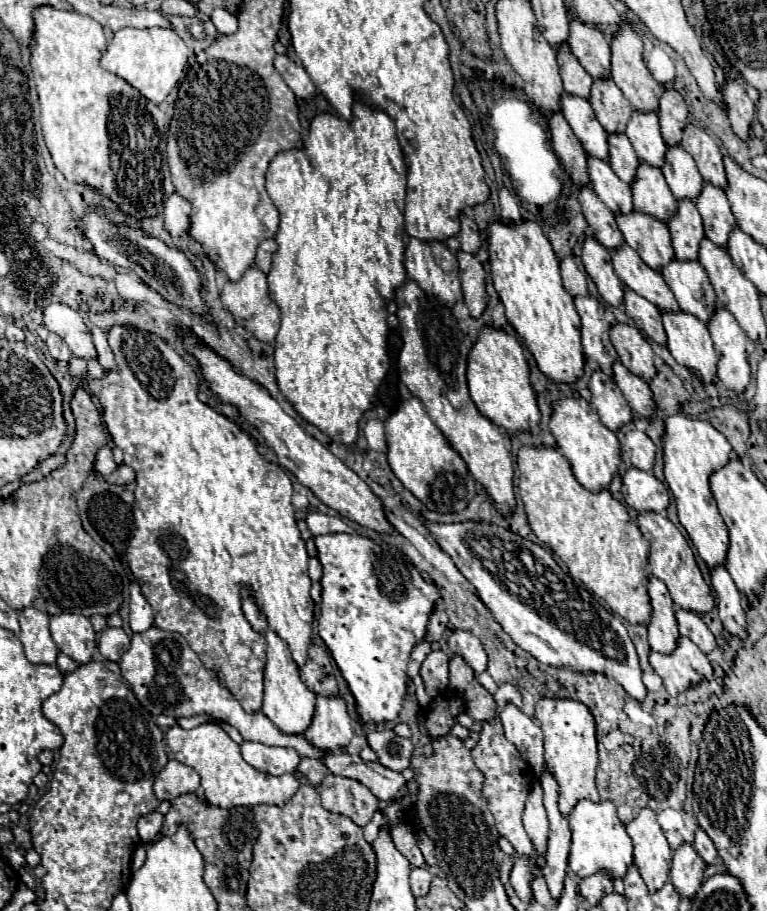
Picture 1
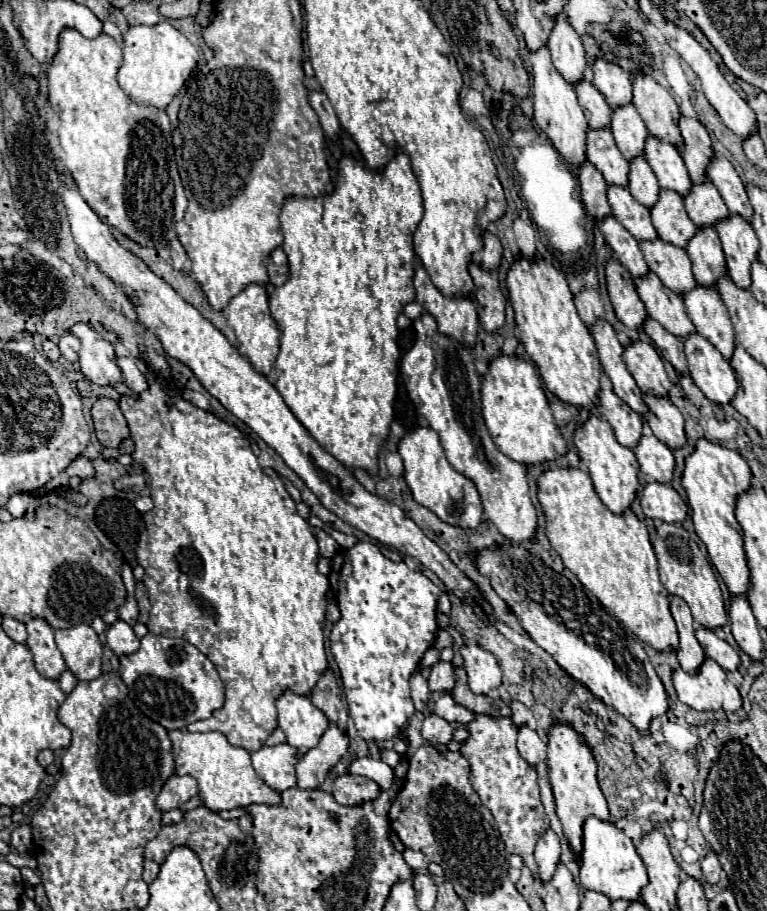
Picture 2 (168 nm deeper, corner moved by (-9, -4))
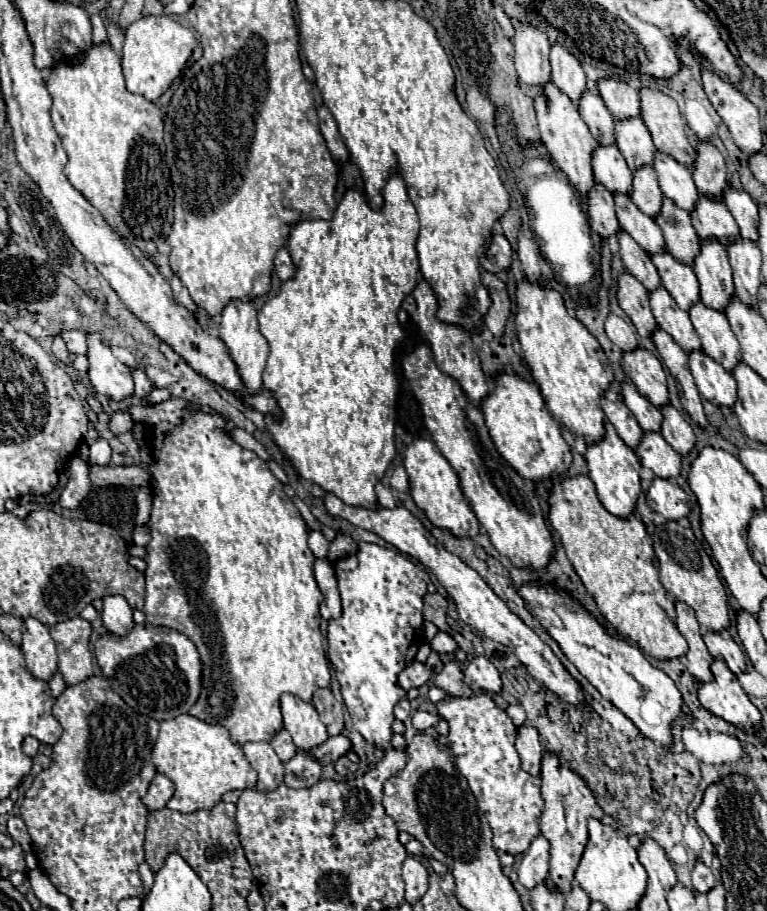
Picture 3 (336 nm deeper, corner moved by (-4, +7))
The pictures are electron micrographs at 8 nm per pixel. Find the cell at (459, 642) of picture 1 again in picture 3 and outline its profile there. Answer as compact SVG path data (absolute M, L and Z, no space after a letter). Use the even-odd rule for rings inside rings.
M473 657L465 669L465 683L475 691L501 693L501 675L487 657Z

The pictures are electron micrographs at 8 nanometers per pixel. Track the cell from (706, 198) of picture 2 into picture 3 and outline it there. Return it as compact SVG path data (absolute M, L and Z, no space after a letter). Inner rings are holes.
M701 195L691 219L697 235L705 241L715 239L727 247L739 239L739 227L723 201Z

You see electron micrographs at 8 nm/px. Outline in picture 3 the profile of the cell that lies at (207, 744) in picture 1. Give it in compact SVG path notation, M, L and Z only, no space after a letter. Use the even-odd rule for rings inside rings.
M191 715L161 721L159 737L151 751L151 763L161 775L173 781L175 793L167 807L181 813L211 809L221 801L223 793L231 789L253 789L257 783L255 769L247 763L241 747L229 739L229 731L219 725L203 723Z

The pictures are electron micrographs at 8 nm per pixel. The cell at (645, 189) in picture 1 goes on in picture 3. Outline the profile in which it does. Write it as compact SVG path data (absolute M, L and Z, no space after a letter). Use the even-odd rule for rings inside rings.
M663 199L661 215L655 219L663 231L667 251L681 263L693 265L693 259L699 255L699 237L691 227L691 217L687 211L679 209L669 199Z

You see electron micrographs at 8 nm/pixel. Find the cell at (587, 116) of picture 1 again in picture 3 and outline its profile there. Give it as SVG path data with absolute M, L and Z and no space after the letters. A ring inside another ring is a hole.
M615 145L595 149L593 173L595 173L595 181L603 185L609 193L621 193L621 195L631 193L633 173Z

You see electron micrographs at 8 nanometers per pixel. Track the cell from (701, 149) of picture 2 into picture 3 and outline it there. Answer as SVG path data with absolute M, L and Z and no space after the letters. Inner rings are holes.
M699 143L693 165L693 179L701 195L721 199L727 189L727 167L723 155L711 143Z

